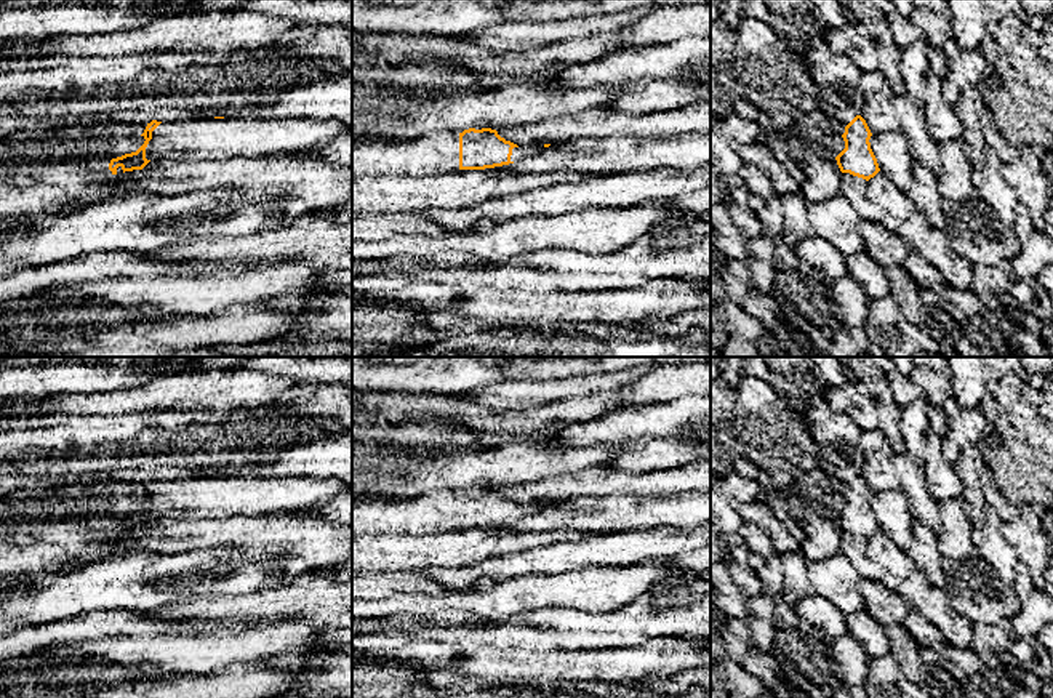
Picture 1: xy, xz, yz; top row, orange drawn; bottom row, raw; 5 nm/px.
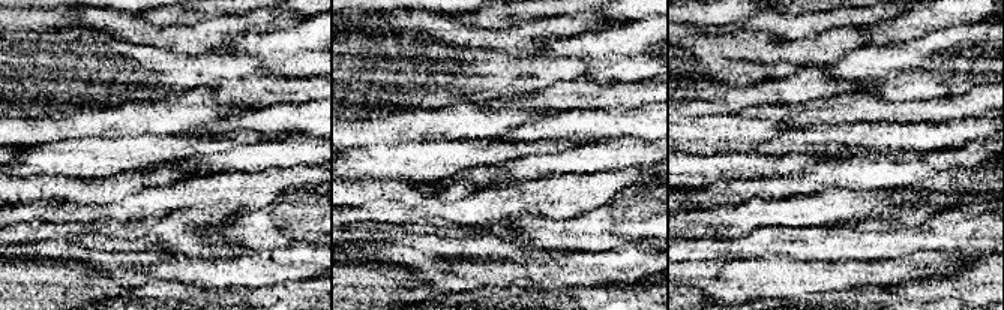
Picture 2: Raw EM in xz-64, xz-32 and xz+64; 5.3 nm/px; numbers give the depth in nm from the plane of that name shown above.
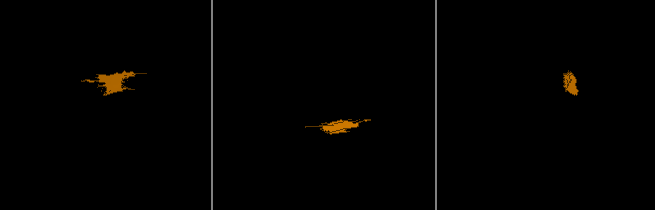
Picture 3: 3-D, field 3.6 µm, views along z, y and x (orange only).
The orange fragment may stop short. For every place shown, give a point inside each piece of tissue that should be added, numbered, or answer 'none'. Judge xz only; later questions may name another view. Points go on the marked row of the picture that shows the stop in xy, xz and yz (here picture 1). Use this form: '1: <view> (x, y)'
1: xz (439, 152)
2: xz (522, 152)

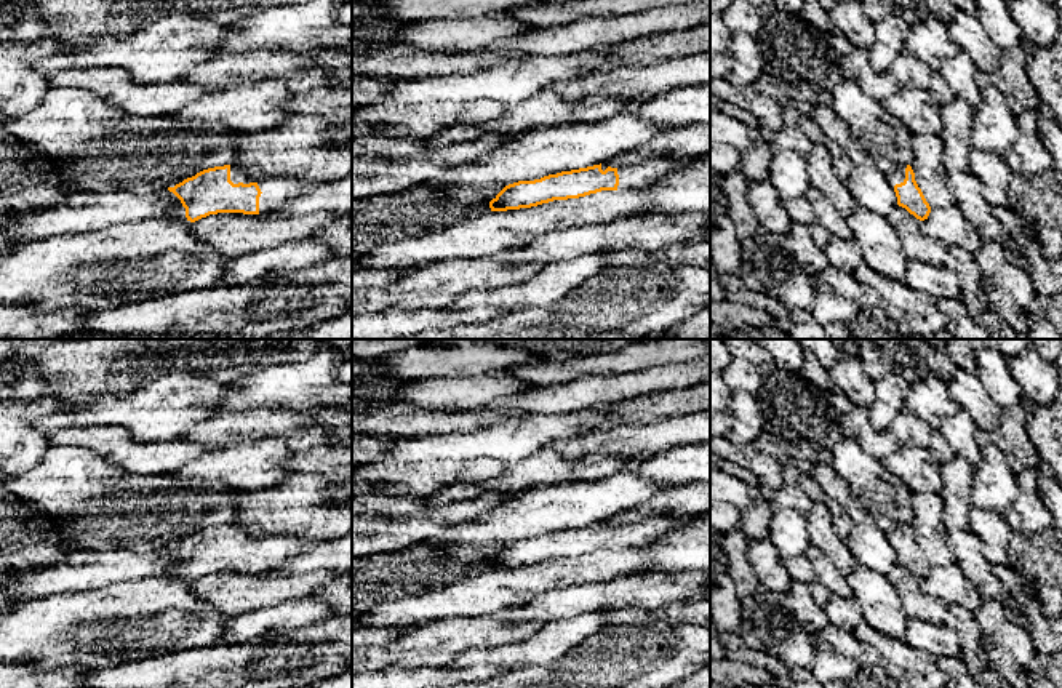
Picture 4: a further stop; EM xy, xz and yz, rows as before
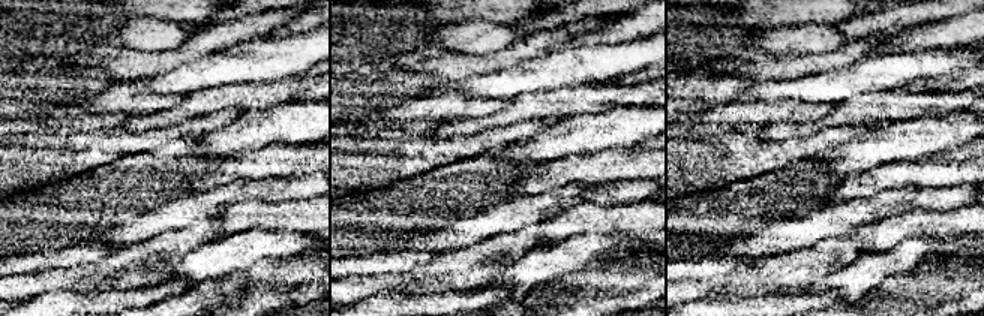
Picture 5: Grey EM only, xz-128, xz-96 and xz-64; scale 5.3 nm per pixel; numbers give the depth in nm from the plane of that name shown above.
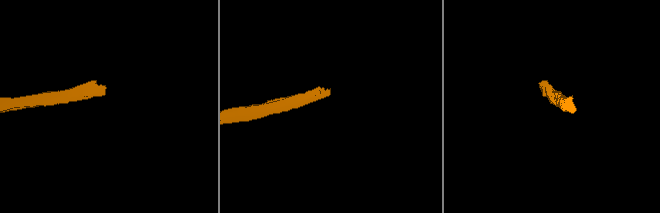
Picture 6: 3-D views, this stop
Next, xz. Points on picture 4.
1: xz (635, 175)

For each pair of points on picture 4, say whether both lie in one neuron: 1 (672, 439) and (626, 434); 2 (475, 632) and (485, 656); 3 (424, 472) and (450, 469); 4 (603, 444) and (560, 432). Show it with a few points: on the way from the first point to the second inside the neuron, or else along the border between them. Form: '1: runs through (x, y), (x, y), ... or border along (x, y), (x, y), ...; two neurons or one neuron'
1: runs through (661, 439), (637, 439); one neuron
2: border along (519, 640), (487, 648), (467, 648), (450, 661); two neurons
3: runs through (431, 472), (443, 472); one neuron
4: border along (590, 431), (570, 437), (560, 445); two neurons

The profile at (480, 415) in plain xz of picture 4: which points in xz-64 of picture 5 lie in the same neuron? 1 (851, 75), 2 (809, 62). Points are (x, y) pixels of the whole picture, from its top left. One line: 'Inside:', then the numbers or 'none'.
Inside: 2

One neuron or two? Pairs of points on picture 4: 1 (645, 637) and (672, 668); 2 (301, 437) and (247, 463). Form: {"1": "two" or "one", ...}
{"1": "one", "2": "two"}

